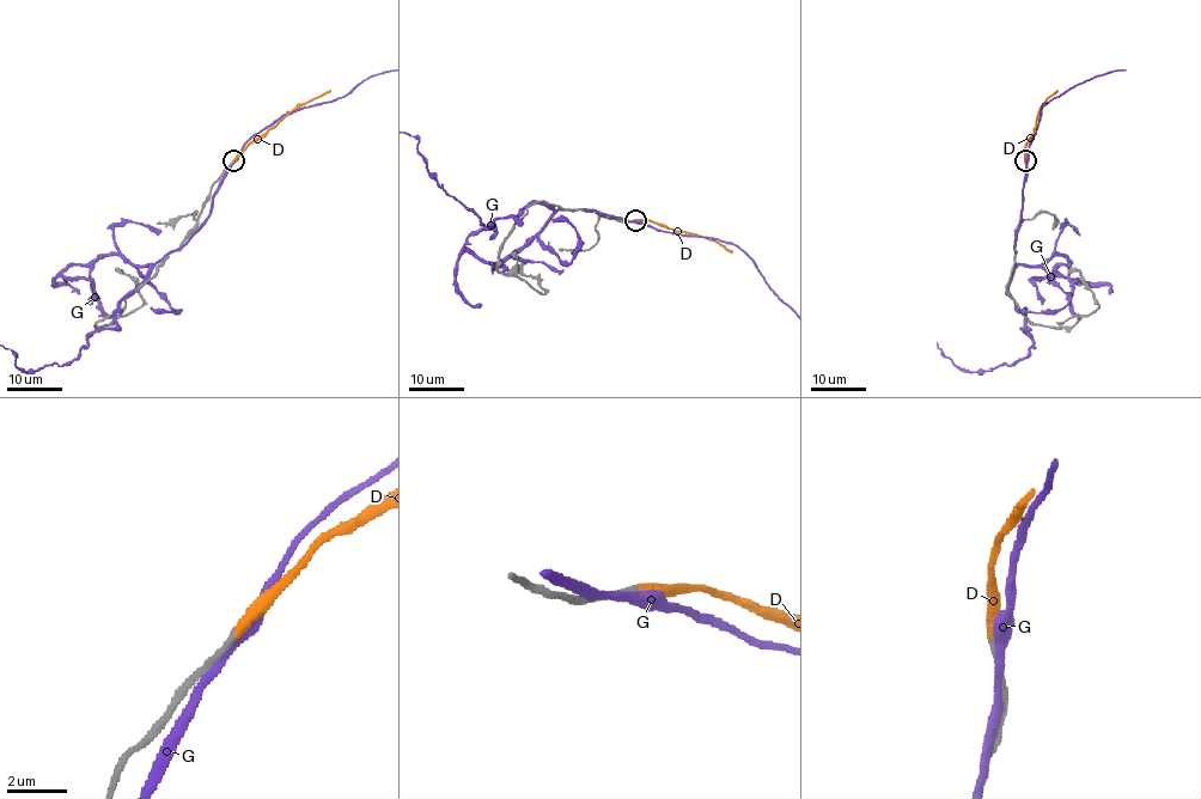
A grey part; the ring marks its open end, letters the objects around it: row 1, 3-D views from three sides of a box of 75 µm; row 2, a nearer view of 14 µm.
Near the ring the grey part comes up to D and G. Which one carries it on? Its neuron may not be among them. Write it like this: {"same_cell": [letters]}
{"same_cell": ["D"]}

